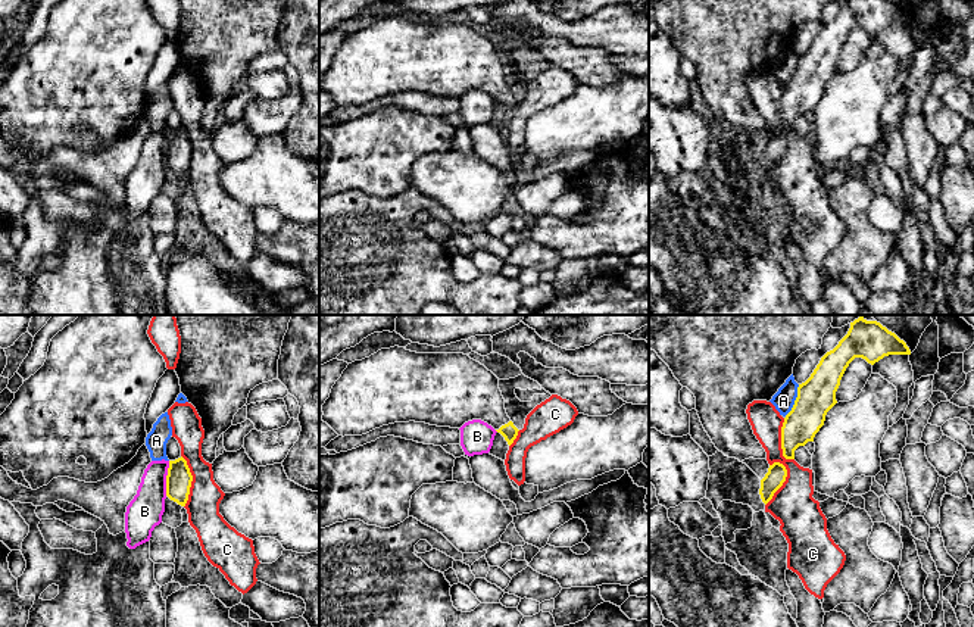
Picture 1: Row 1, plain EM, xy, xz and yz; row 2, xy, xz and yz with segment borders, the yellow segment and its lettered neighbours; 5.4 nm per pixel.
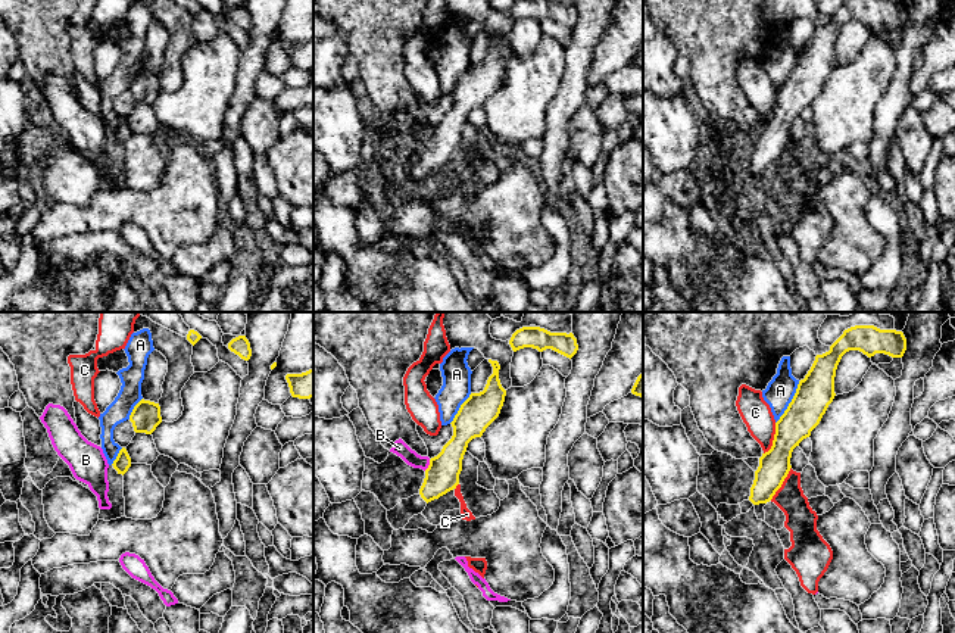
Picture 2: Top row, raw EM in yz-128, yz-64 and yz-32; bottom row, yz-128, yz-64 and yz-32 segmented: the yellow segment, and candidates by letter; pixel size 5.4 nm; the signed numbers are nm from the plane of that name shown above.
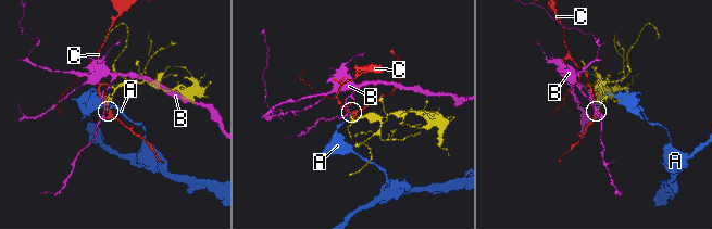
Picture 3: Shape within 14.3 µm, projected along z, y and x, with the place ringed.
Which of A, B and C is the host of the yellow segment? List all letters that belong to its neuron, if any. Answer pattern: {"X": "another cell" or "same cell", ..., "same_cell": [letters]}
{"A": "another cell", "B": "another cell", "C": "another cell", "same_cell": []}

